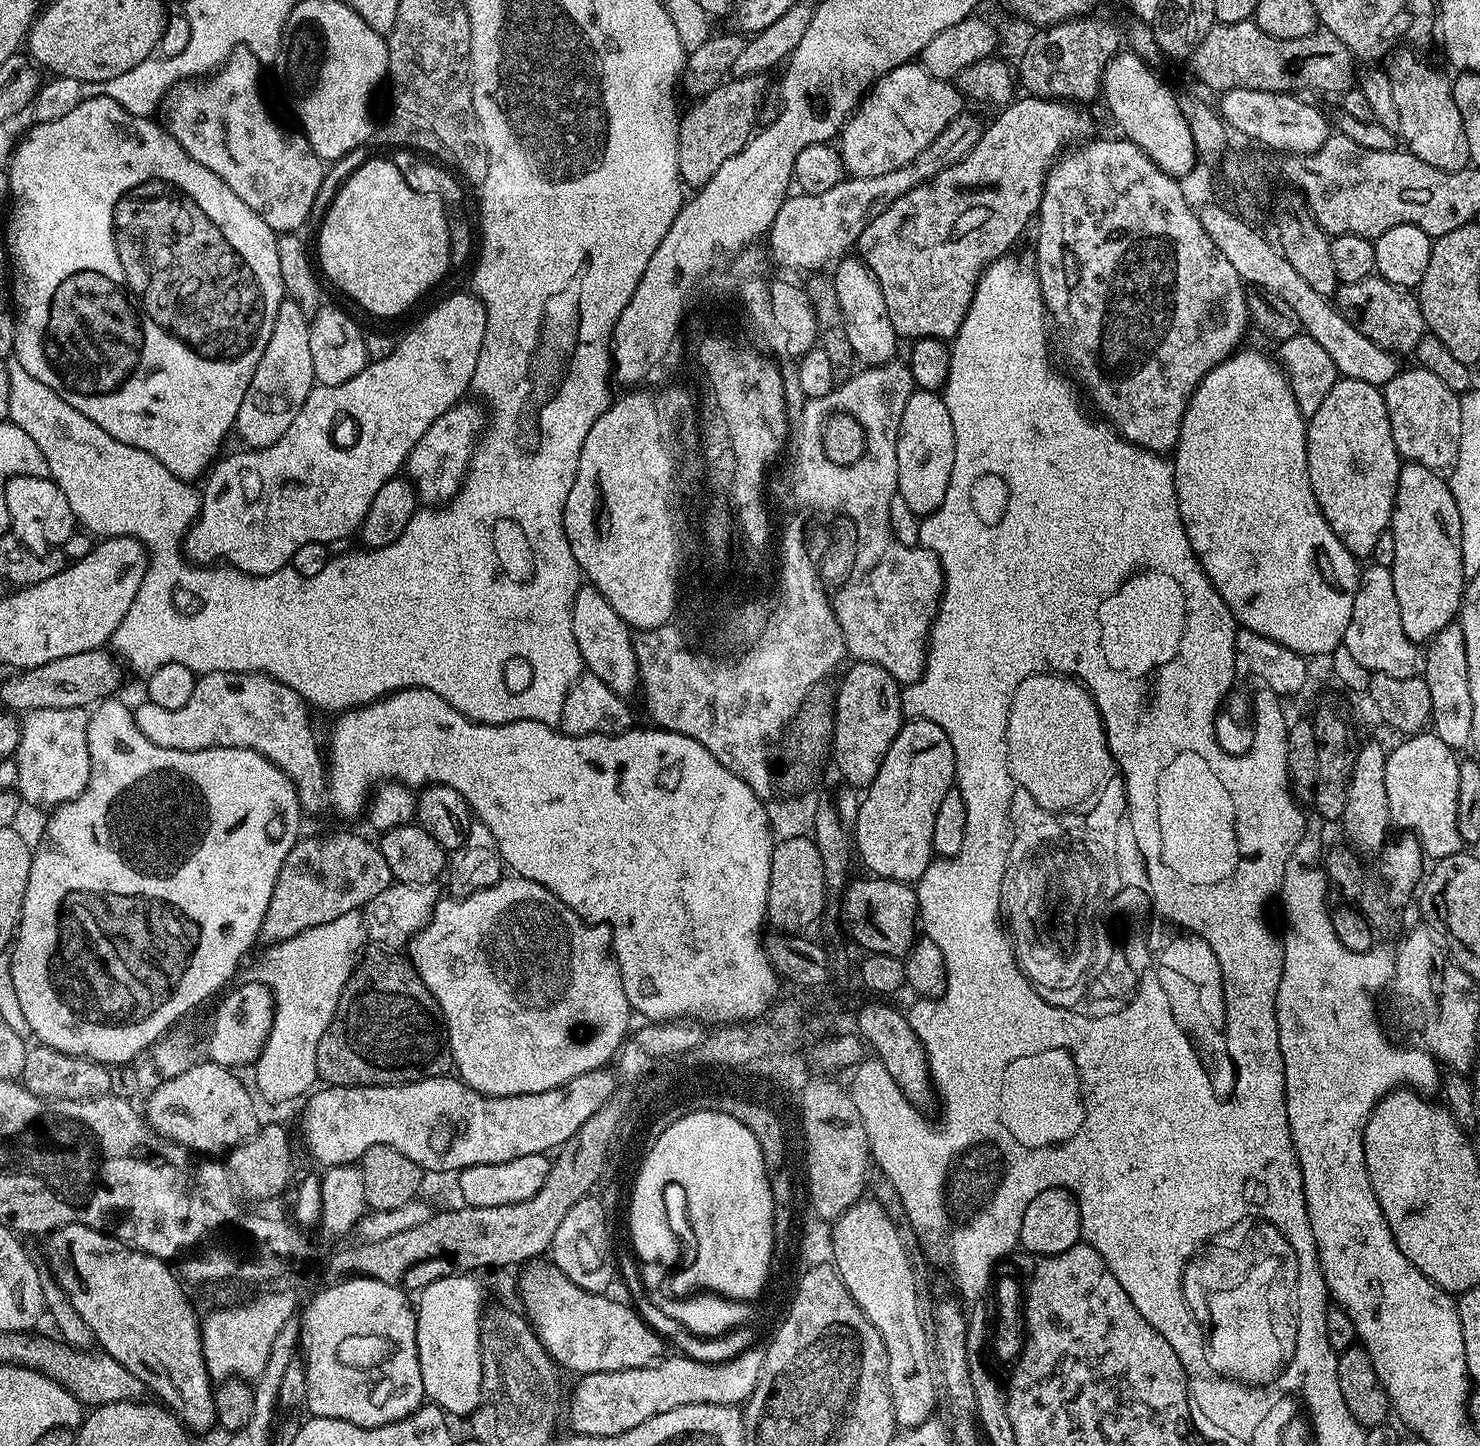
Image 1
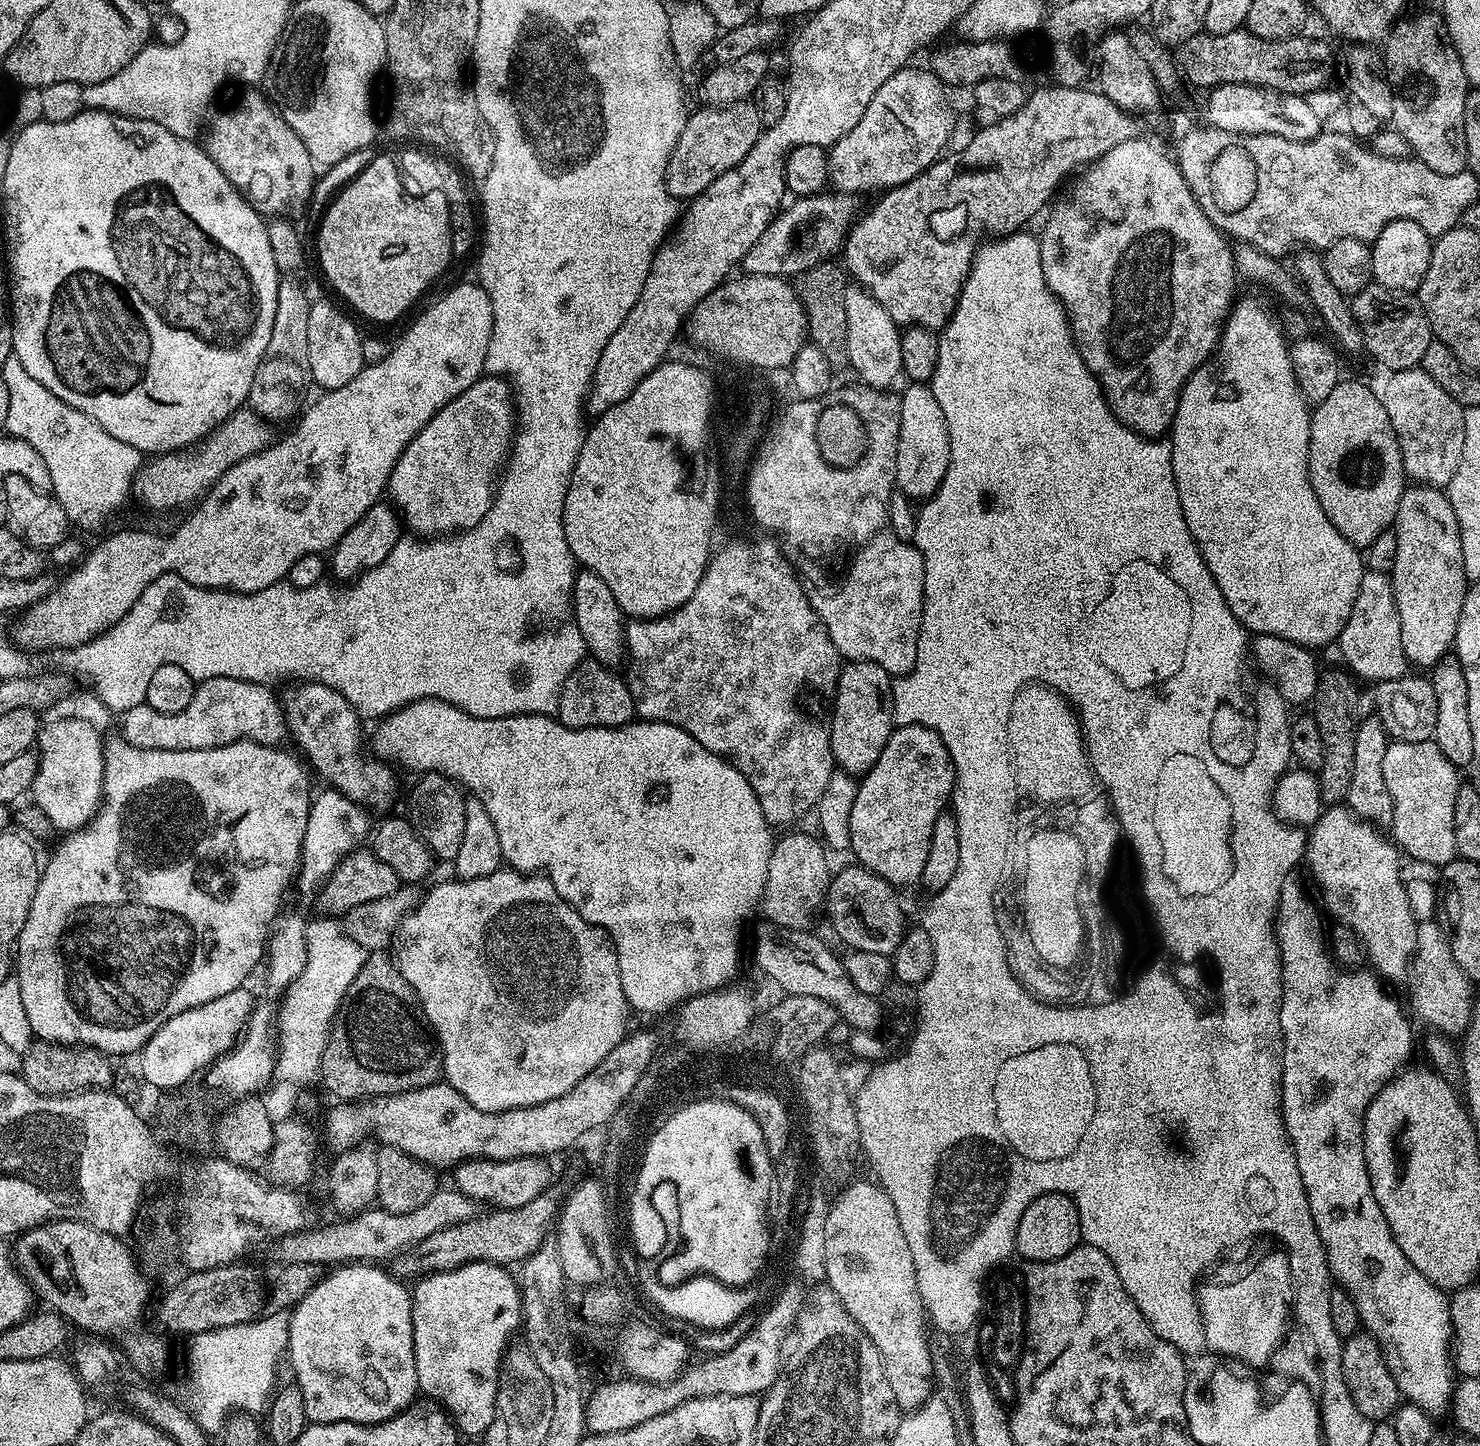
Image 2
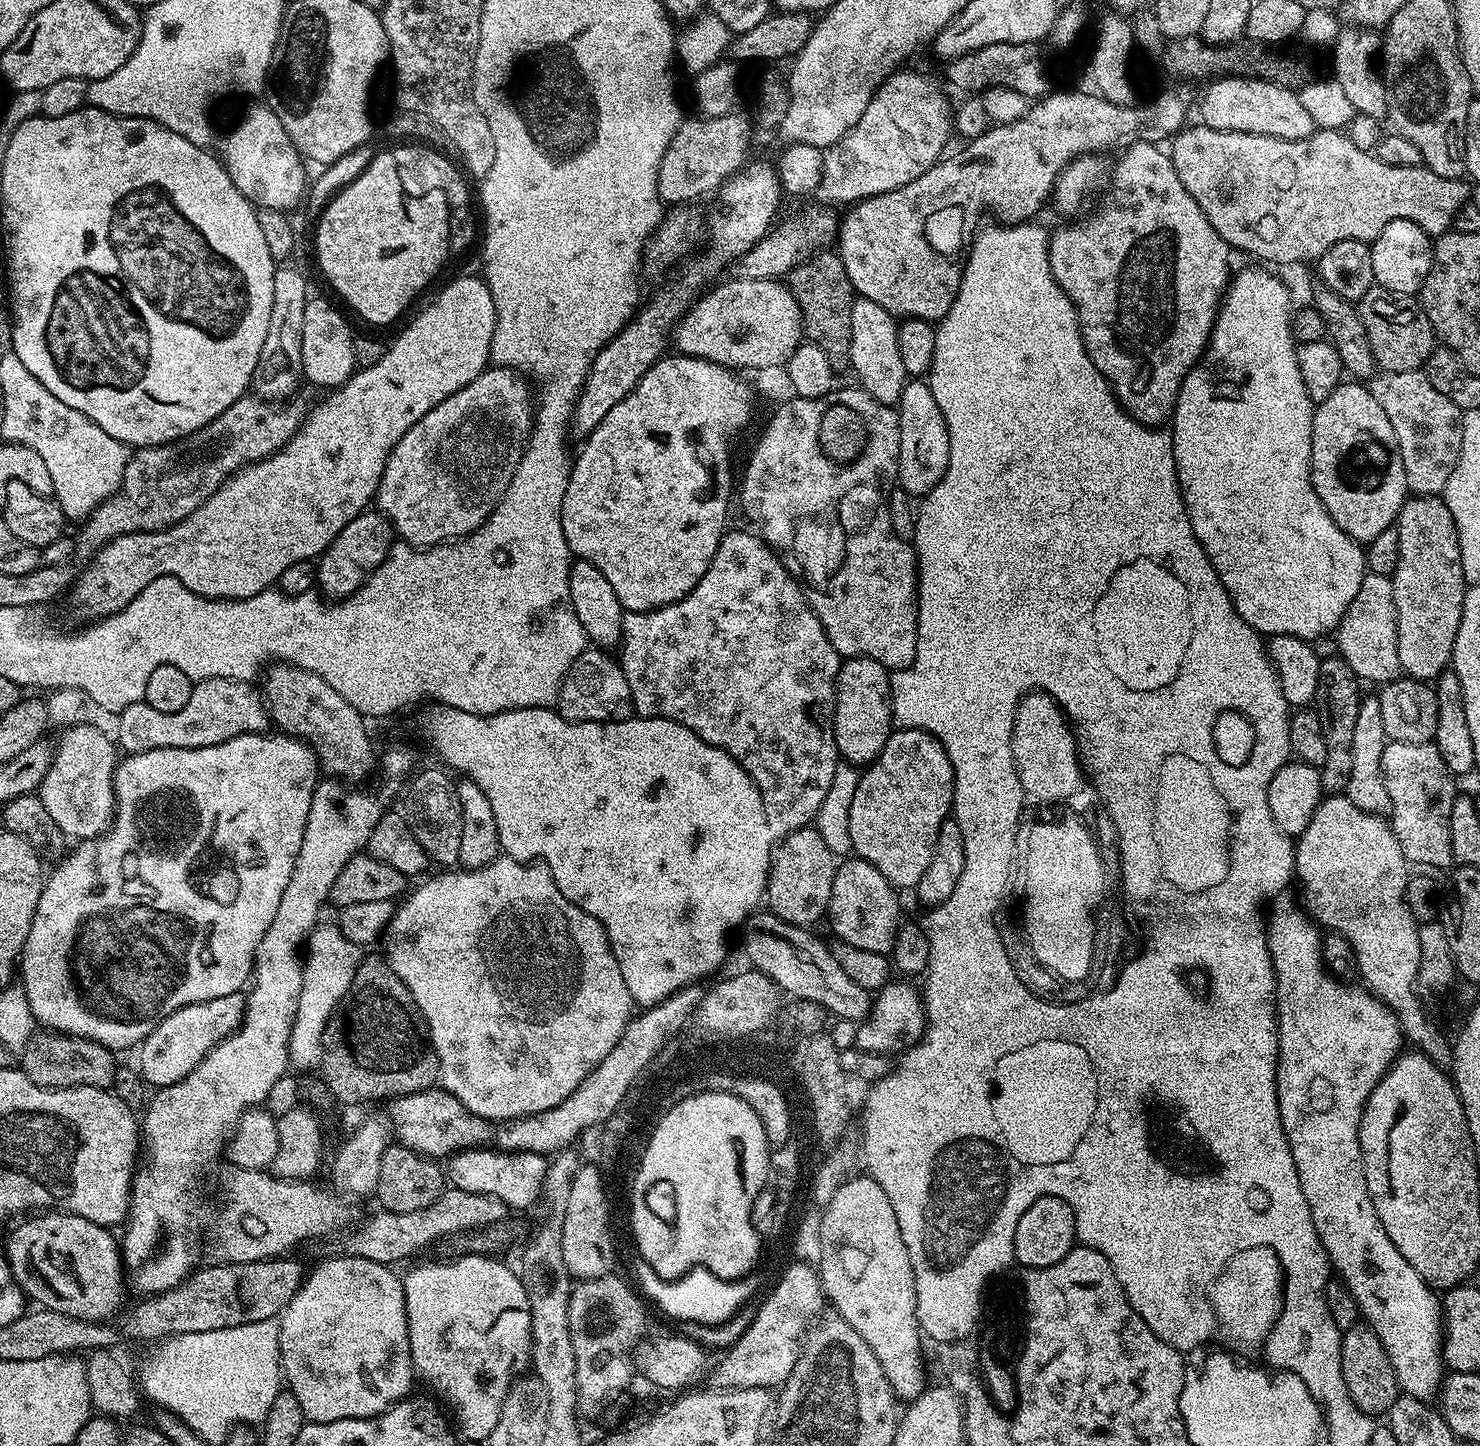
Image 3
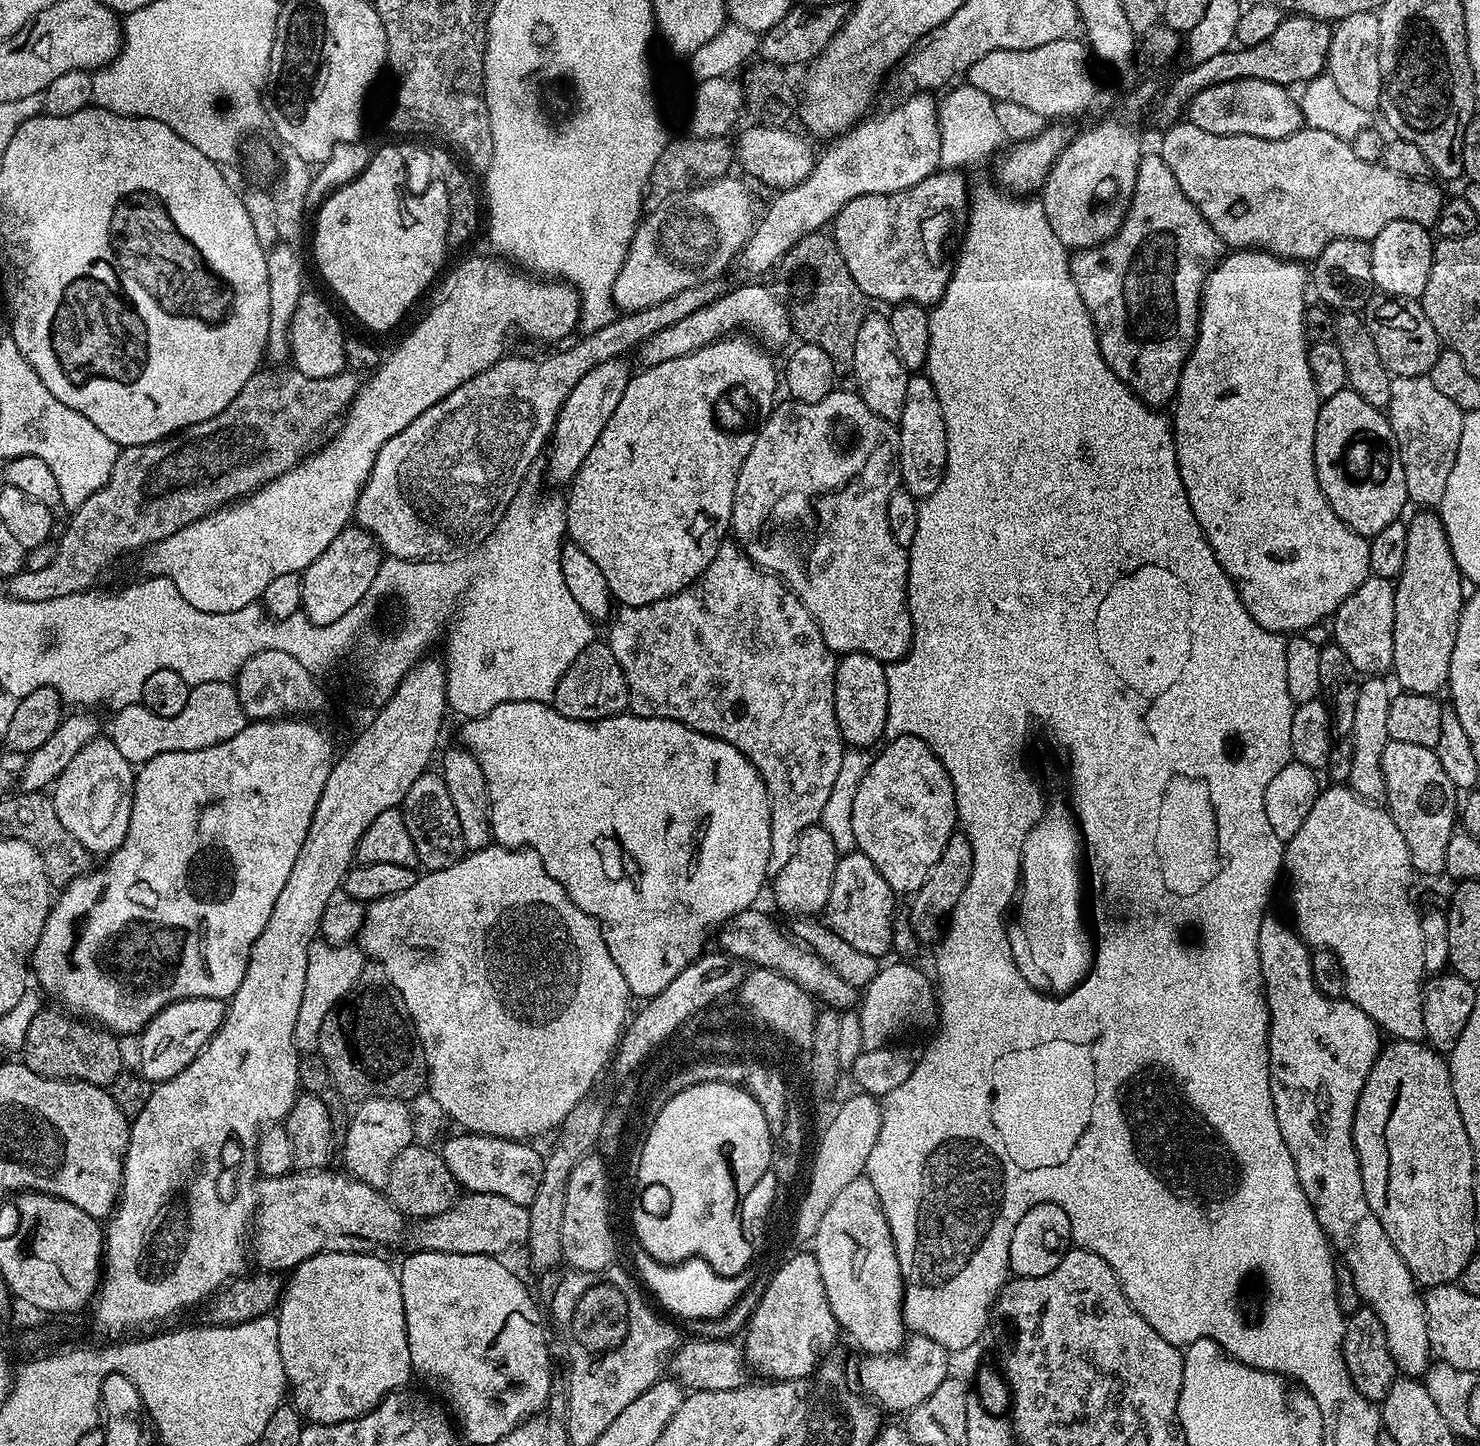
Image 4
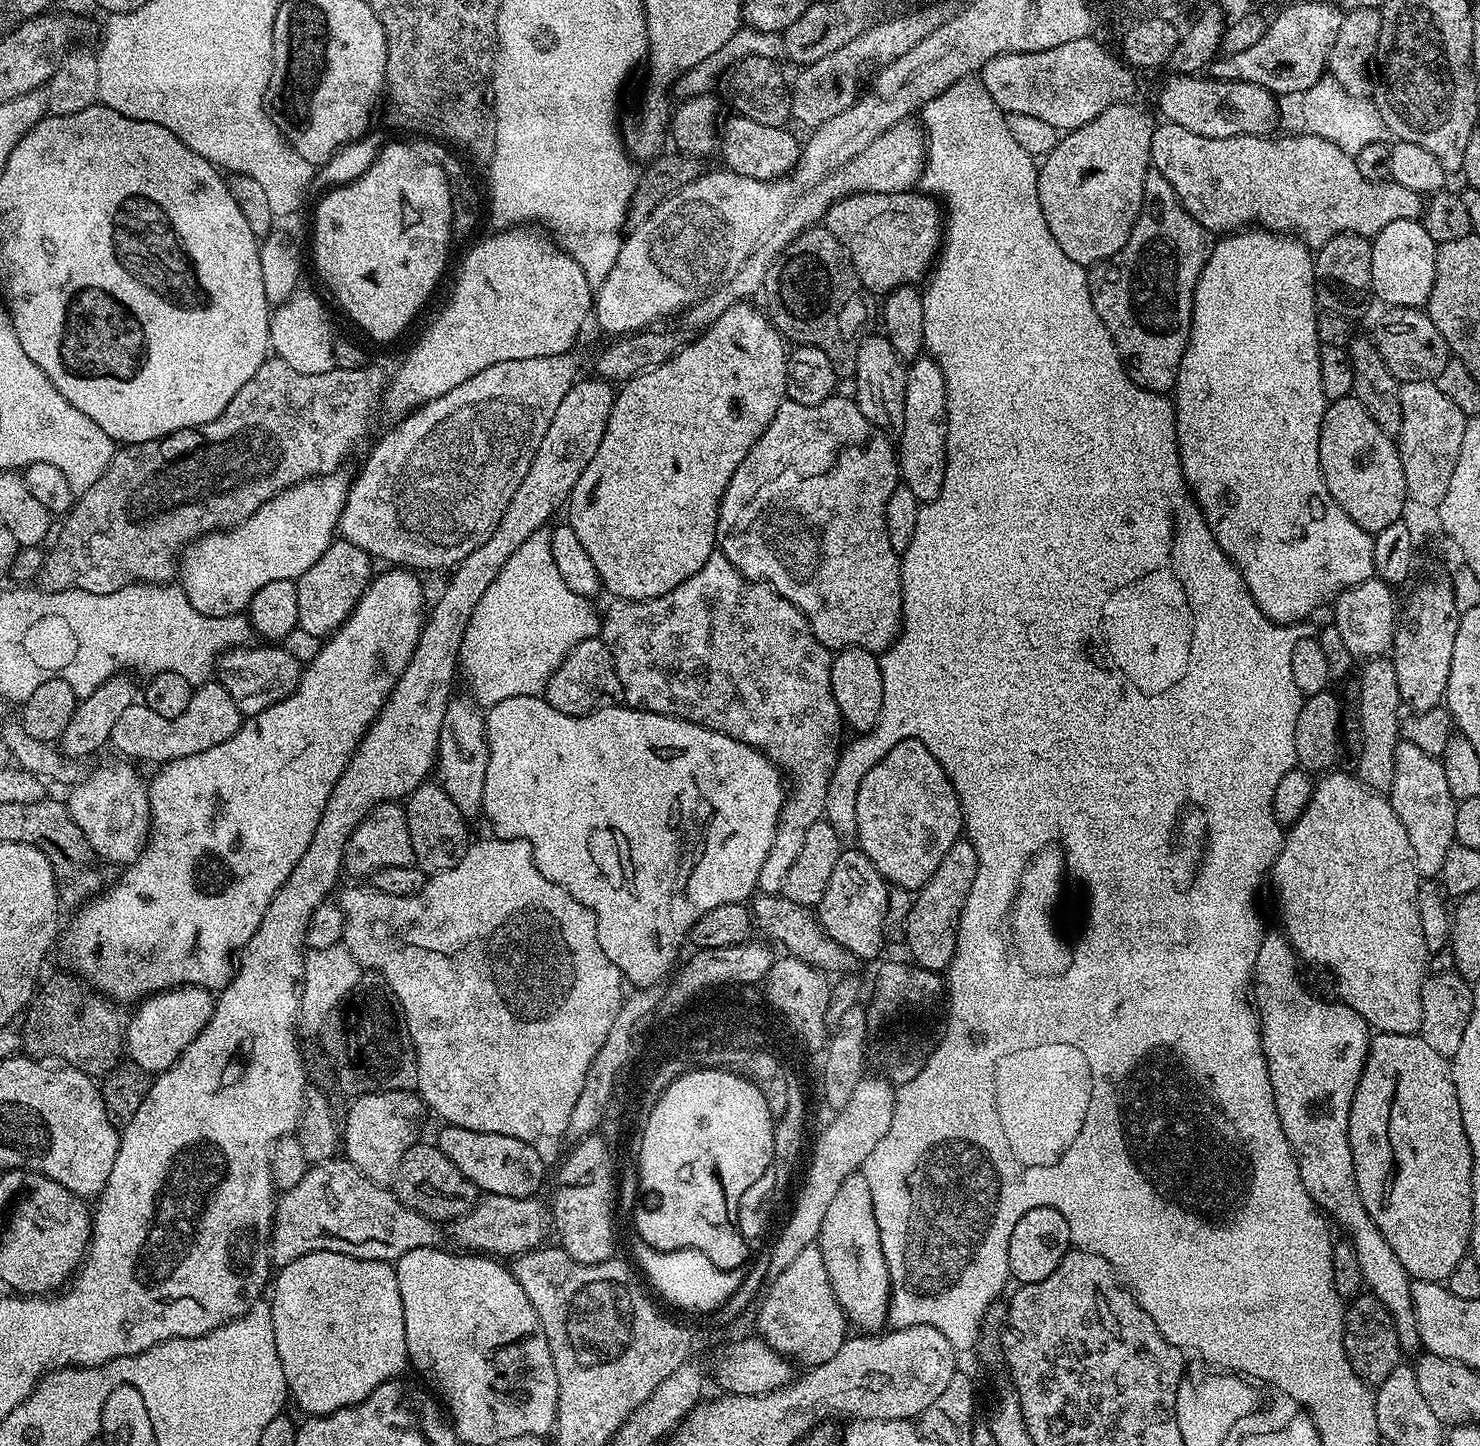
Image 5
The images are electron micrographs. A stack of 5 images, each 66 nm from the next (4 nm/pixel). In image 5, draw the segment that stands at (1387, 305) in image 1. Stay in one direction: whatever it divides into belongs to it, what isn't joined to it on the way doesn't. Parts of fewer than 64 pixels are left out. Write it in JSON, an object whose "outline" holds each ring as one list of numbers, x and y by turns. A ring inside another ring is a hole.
{"outline":[[1389,308,1383,309,1384,313,1376,320,1376,329,1370,333,1370,339,1375,344,1378,354,1382,354,1382,362,1390,366,1390,374,1401,382,1422,382,1423,380,1435,381,1438,374,1442,374,1442,366,1450,359,1448,343,1442,334,1438,334,1438,326,1430,322,1424,308]]}

